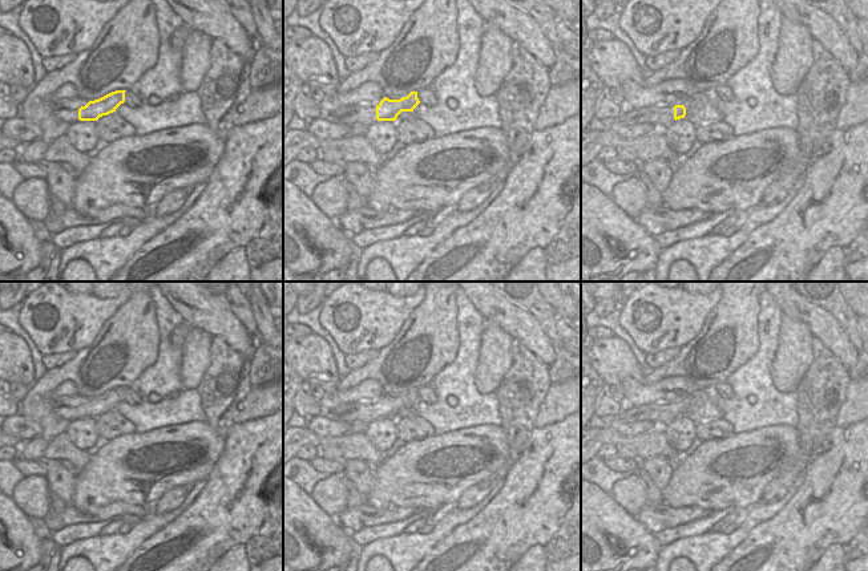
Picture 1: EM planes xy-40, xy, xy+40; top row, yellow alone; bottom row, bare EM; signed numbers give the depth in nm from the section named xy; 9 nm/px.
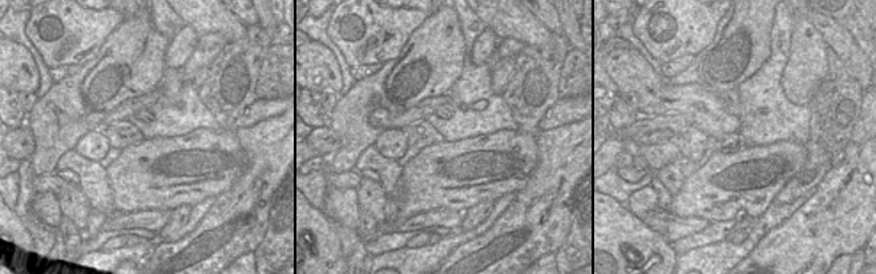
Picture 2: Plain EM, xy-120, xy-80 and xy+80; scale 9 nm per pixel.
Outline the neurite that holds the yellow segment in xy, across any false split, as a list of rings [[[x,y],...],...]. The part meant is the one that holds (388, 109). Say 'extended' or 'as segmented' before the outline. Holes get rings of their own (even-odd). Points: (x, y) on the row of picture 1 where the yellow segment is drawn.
extended; [[[411,92],[407,97],[400,100],[384,97],[381,101],[368,105],[342,106],[334,110],[331,116],[324,117],[350,126],[360,123],[367,127],[379,121],[396,121],[401,112],[413,112],[419,104],[417,92]]]

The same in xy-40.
extended; [[[116,90],[94,101],[78,97],[76,100],[62,100],[54,104],[53,114],[69,125],[80,121],[97,121],[100,117],[116,112],[125,102],[125,92]]]

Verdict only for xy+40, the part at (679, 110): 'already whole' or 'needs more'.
needs more

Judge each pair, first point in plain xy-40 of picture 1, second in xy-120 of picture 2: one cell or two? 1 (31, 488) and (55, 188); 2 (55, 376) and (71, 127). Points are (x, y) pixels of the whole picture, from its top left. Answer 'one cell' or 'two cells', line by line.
1: two cells
2: one cell

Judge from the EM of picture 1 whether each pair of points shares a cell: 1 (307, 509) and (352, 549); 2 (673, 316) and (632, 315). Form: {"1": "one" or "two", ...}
{"1": "one", "2": "one"}

